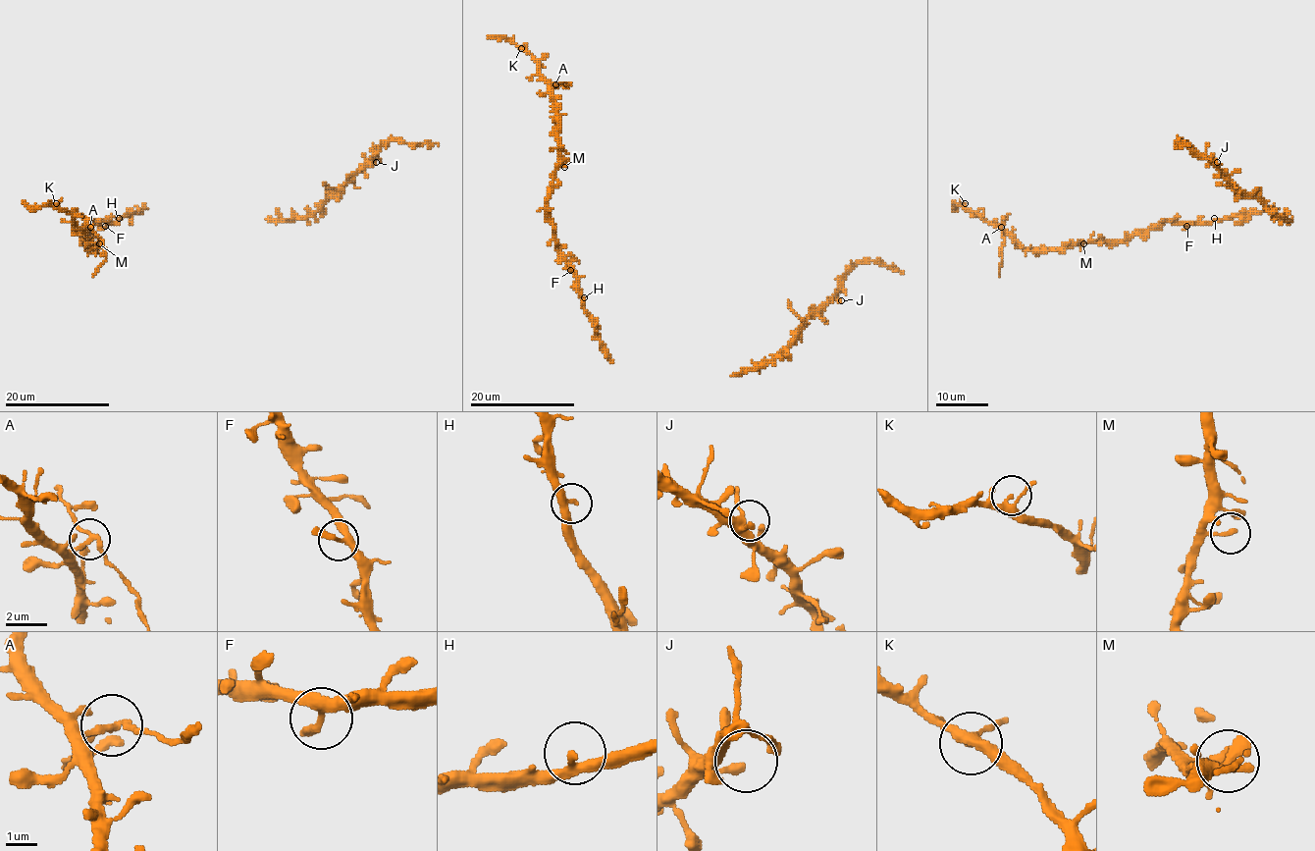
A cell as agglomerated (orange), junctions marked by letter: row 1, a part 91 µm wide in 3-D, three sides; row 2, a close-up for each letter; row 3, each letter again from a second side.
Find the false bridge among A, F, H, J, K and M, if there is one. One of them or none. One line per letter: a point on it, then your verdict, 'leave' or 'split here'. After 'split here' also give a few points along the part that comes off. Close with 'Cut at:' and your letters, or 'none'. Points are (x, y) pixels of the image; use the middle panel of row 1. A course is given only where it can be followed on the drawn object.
A: (555, 84) | split here | (554, 84), (565, 87), (572, 84), (558, 83)
F: (570, 270) | leave
H: (584, 297) | leave
J: (841, 300) | leave
K: (521, 48) | leave
M: (564, 167) | leave
Cut at: A

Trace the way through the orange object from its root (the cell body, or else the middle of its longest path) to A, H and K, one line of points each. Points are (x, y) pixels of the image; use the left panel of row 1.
A: (136, 212), (123, 216), (115, 222), (95, 222), (81, 240), (92, 244), (93, 251), (85, 232), (89, 226)
H: (136, 212), (119, 218)
K: (136, 212), (123, 216), (115, 222), (95, 222), (81, 240), (92, 244), (93, 251), (88, 237), (56, 203)

